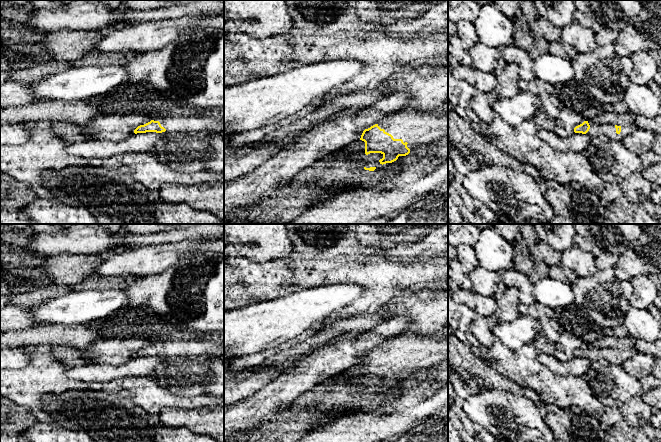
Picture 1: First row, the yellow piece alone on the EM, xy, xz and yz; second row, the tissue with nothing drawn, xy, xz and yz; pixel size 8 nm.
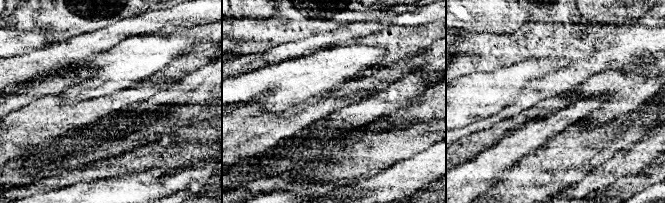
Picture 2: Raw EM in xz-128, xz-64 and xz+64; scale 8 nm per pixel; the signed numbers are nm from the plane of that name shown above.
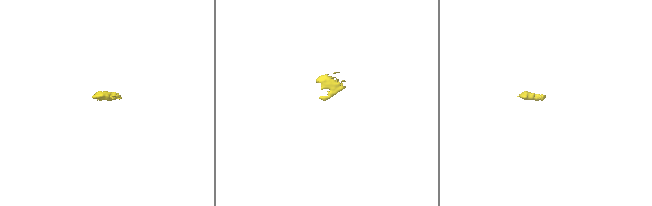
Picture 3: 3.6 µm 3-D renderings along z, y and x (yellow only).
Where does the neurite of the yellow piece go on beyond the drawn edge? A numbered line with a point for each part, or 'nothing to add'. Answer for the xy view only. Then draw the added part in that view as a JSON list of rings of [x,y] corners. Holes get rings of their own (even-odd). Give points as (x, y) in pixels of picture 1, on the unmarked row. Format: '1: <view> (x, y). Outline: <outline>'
1: xy (173, 348). Outline: [[[169,340],[160,343],[152,343],[154,345],[159,345],[161,350],[166,353],[162,356],[164,359],[169,359],[173,357],[193,357],[200,355],[224,357],[224,343],[213,342],[209,340]]]

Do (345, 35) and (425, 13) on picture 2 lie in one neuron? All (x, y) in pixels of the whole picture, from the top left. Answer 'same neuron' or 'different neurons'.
same neuron

